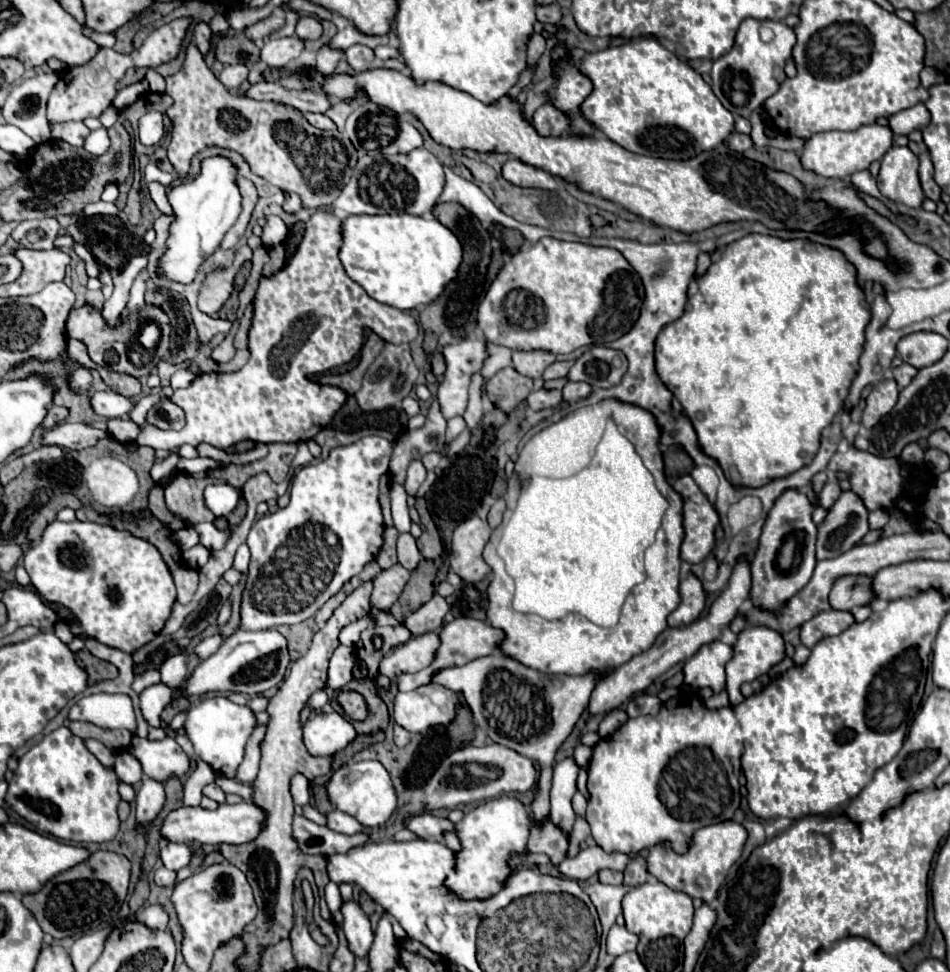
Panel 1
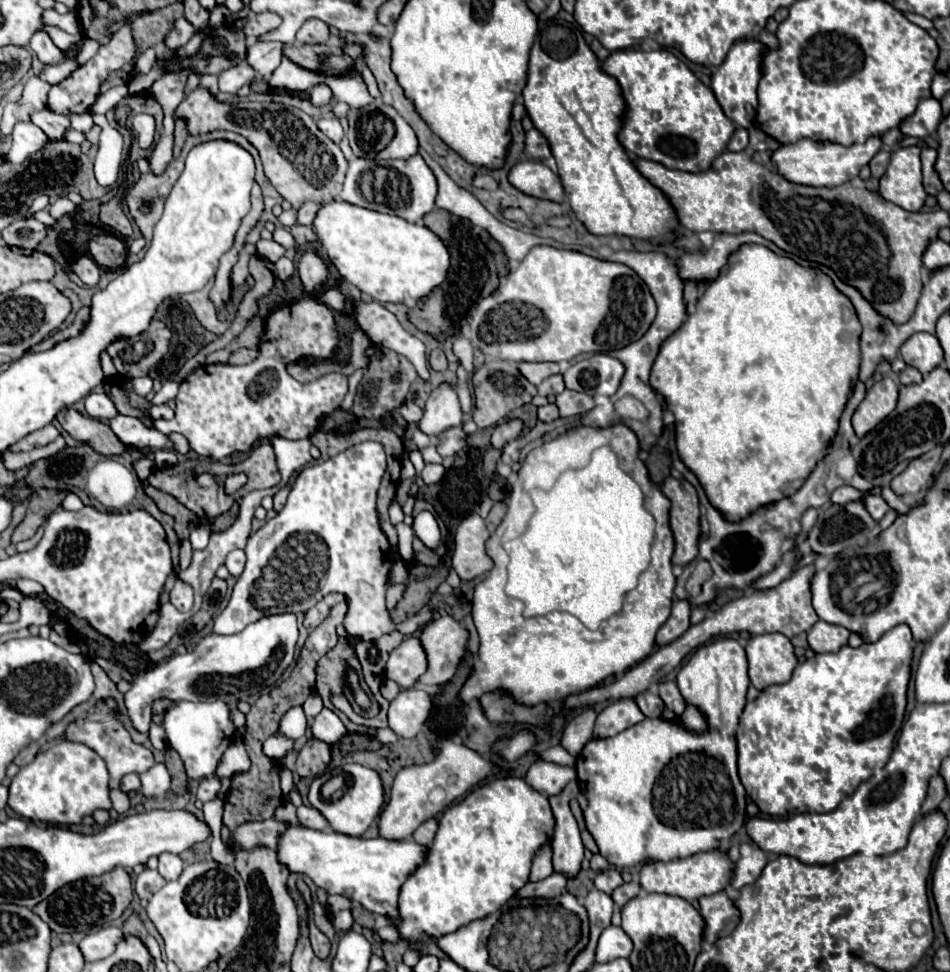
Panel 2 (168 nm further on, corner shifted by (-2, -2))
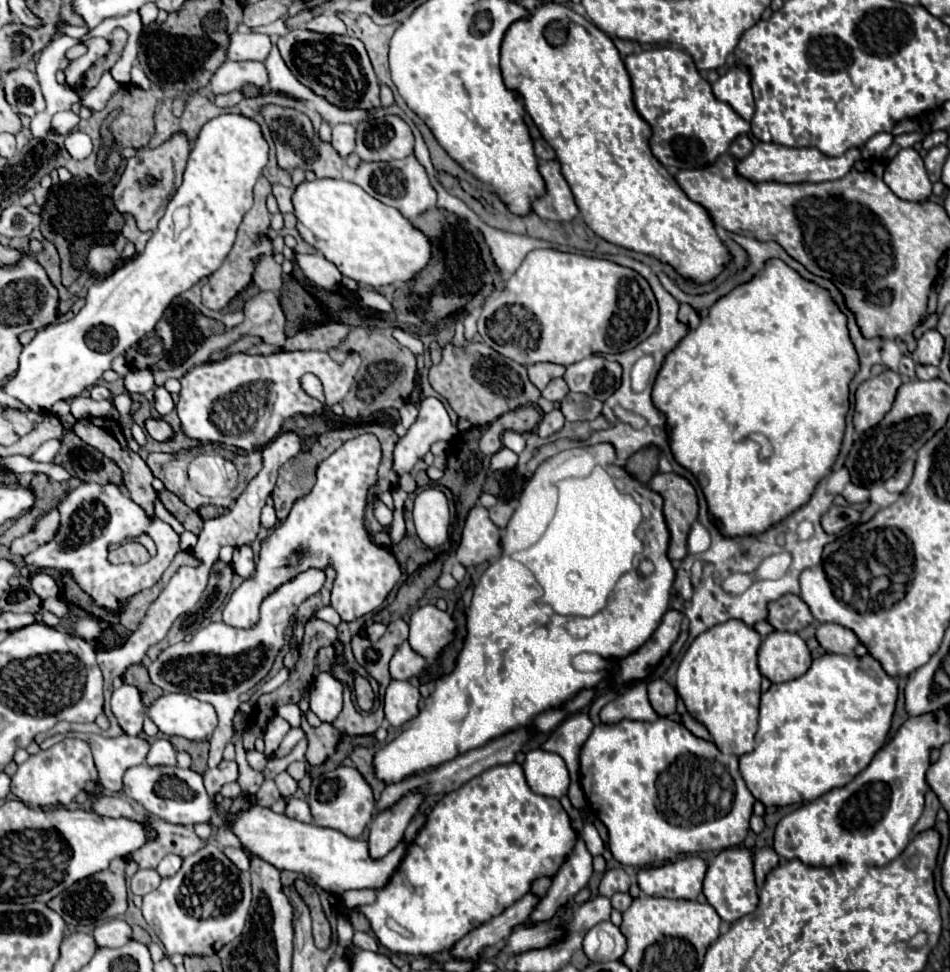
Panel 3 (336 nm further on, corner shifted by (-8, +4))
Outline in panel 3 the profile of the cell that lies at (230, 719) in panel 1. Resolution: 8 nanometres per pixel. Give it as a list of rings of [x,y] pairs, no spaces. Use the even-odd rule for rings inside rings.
[[[164,694],[148,708],[148,716],[166,736],[182,736],[192,742],[210,740],[218,726],[214,706],[188,694]]]

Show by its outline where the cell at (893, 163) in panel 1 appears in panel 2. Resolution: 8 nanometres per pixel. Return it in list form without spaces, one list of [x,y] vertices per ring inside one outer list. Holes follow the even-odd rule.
[[[918,146],[896,148],[892,152],[888,170],[880,178],[880,194],[908,212],[918,212],[924,206],[926,192],[922,186]]]

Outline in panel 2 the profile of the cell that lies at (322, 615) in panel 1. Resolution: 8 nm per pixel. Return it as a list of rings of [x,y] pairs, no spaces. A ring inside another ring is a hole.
[[[328,594],[316,606],[306,610],[304,612],[304,628],[306,630],[314,630],[328,616],[328,610],[336,604],[336,600],[338,600],[338,594]]]

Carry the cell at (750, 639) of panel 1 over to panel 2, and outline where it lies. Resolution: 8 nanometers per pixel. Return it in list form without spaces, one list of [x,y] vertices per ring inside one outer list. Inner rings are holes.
[[[784,634],[752,636],[746,644],[750,682],[764,690],[772,684],[784,684],[792,676],[798,660],[794,646]]]

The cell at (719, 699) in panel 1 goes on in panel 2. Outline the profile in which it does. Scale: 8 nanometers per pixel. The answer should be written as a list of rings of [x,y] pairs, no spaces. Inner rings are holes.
[[[686,706],[686,710],[680,714],[680,722],[684,722],[684,728],[692,730],[692,734],[702,734],[704,730],[708,730],[706,718],[694,706]]]

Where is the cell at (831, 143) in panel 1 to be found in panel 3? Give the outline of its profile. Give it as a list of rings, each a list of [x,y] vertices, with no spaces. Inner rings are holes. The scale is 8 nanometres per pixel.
[[[758,142],[750,156],[738,164],[738,172],[742,176],[750,176],[750,180],[778,180],[778,182],[826,182],[840,180],[850,172],[850,168],[860,160],[860,148],[850,148],[842,156],[826,156],[818,148],[788,148],[774,142]]]

